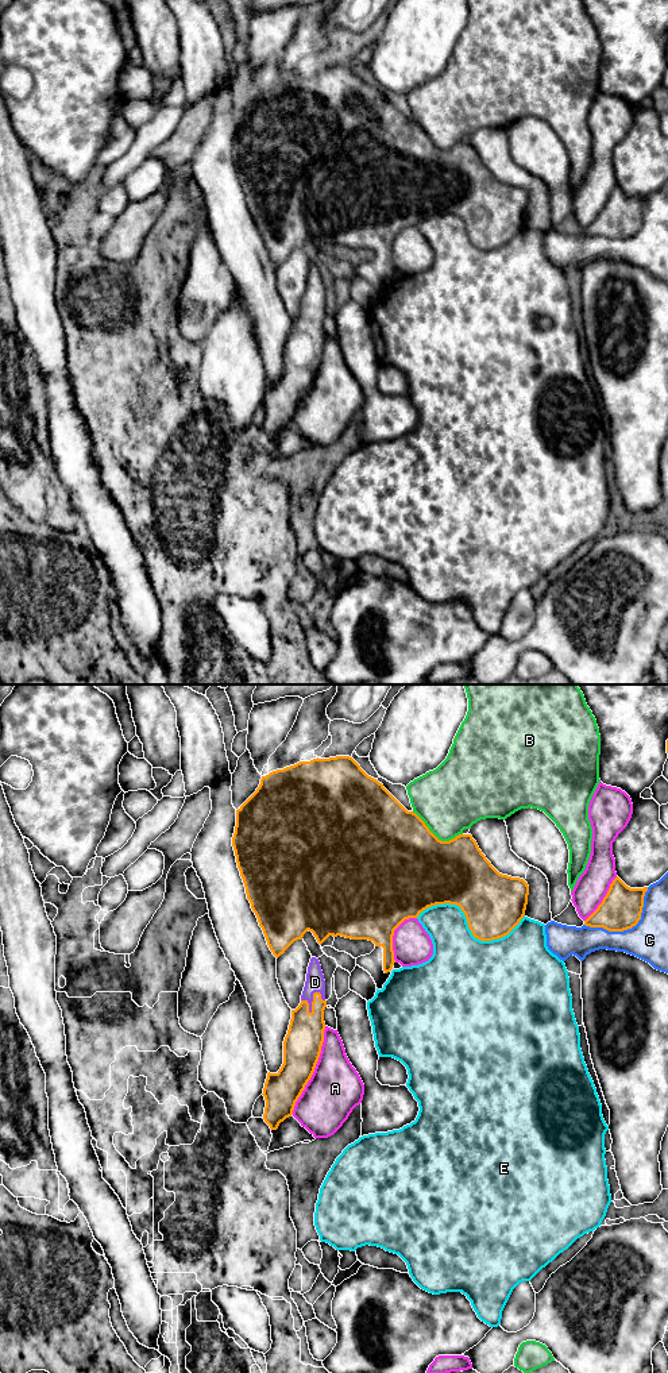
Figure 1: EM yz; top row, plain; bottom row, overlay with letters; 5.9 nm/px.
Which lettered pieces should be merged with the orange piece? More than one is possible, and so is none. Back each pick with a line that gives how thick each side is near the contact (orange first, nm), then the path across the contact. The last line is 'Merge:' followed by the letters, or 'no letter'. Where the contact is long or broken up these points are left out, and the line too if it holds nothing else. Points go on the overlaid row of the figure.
D: calibres 220 and 110 nm
Merge: D

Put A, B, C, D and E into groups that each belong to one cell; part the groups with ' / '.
A / B / C / D / E

